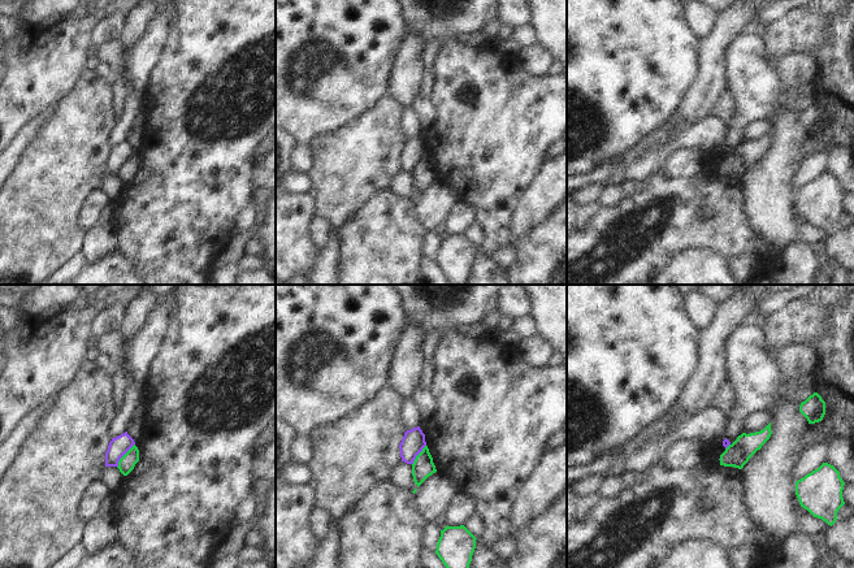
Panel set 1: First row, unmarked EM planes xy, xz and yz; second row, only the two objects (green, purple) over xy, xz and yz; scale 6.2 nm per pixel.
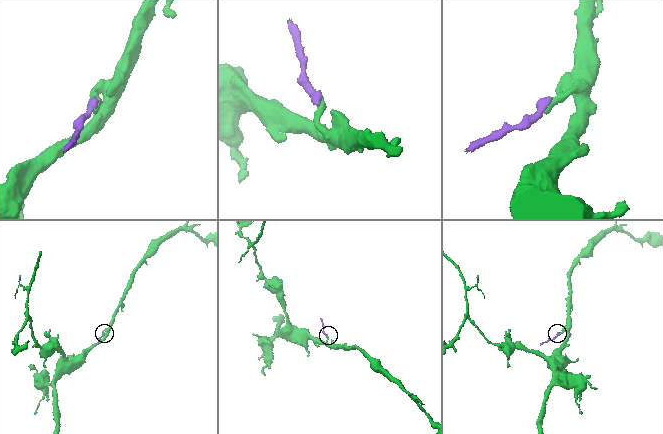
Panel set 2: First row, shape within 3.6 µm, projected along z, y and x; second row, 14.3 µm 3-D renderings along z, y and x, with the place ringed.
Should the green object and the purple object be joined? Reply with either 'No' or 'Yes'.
No.

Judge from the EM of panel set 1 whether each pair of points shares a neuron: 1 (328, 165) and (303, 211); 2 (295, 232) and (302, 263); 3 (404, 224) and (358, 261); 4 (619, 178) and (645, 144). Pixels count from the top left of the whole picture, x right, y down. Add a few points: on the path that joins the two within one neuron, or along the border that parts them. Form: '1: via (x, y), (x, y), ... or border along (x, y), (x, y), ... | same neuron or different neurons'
1: border along (308, 193), (316, 215) | different neurons
2: via (295, 239), (297, 255) | same neuron
3: via (393, 235), (369, 259) | same neuron
4: border along (623, 169), (607, 181), (593, 183) | different neurons

